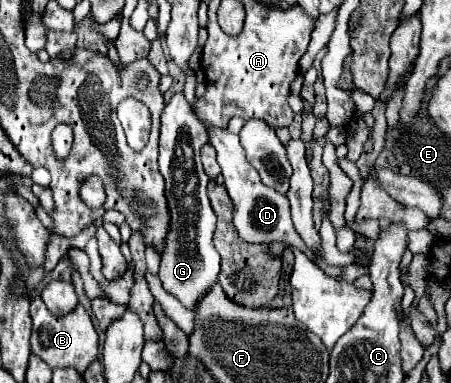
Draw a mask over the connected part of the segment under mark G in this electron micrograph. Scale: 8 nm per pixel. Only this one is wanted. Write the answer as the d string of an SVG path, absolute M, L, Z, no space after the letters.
M173 94L161 114L159 136L159 172L165 178L167 208L169 208L169 232L163 242L159 280L163 288L173 294L185 308L195 310L203 294L207 294L219 274L219 254L213 248L215 212L207 198L209 176L203 170L199 150L207 144L207 130L193 114L183 94Z

